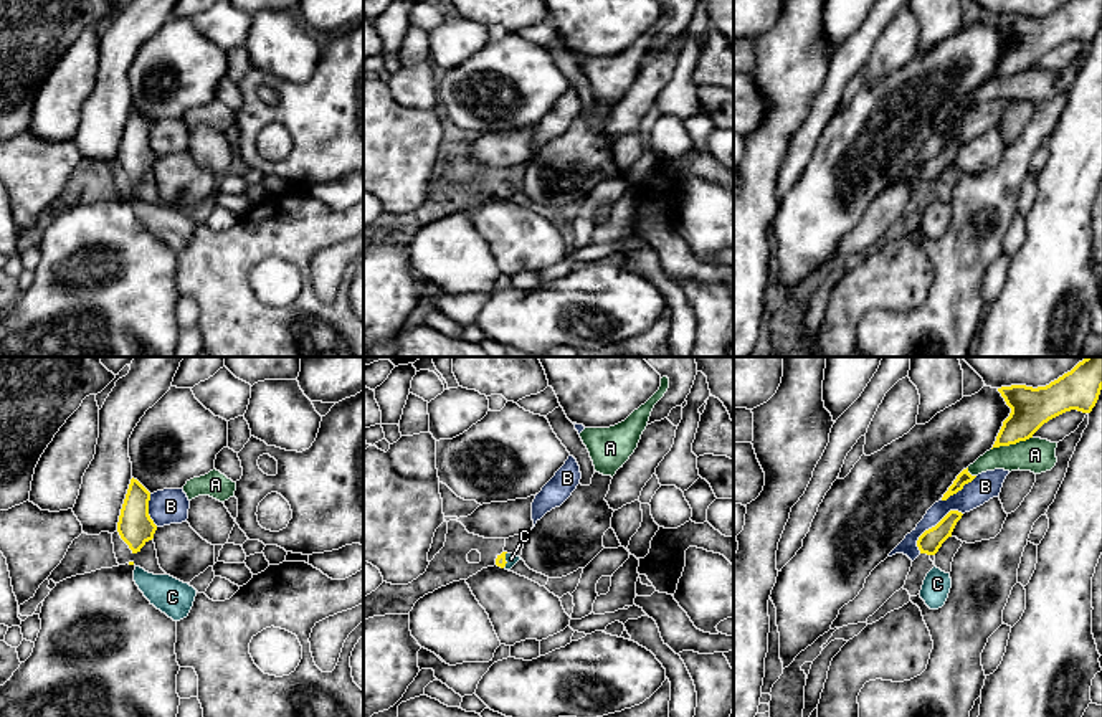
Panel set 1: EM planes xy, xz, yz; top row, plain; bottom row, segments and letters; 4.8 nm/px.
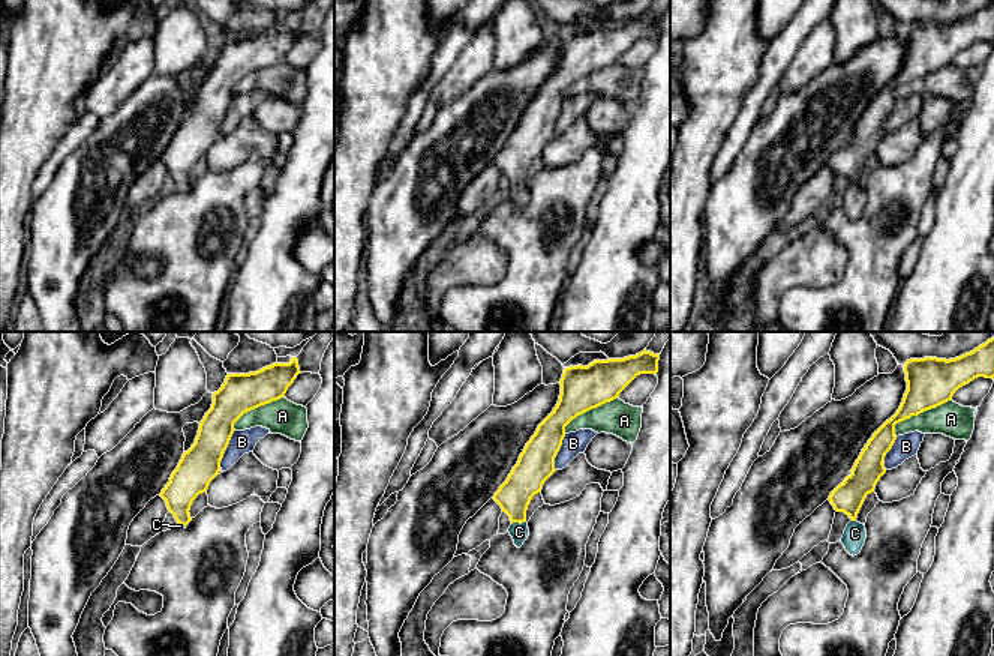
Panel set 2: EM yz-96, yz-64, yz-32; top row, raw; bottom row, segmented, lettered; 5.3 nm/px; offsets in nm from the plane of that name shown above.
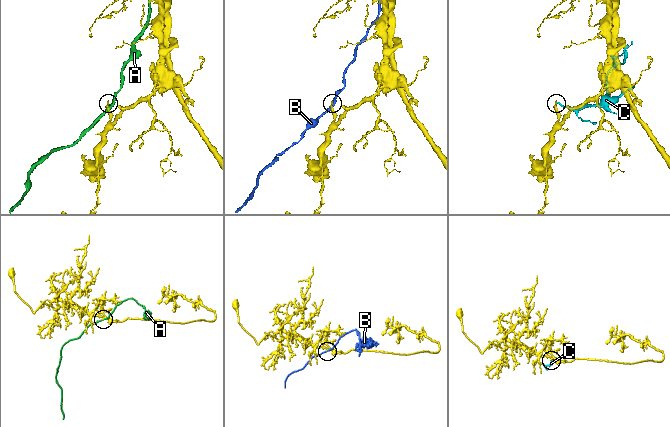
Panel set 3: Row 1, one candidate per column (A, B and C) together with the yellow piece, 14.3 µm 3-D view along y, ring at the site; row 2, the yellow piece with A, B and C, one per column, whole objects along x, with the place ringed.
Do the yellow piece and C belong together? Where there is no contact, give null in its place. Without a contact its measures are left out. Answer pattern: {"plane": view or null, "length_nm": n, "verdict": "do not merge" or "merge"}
{"plane": "xz", "length_nm": 80, "verdict": "merge"}

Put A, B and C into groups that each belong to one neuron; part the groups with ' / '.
A B / C

